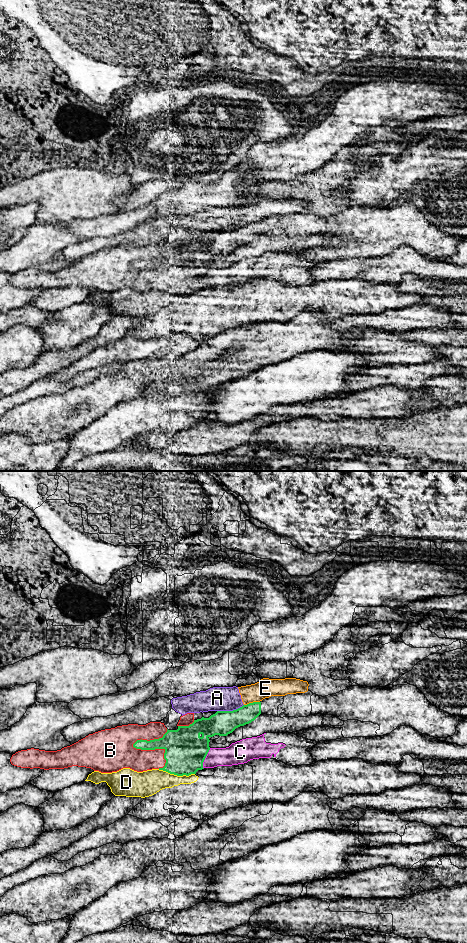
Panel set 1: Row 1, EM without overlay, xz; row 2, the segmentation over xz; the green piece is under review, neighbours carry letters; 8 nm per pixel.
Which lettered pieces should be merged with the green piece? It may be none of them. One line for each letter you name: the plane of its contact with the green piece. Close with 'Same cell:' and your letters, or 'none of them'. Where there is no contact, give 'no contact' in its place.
Same cell: none of them

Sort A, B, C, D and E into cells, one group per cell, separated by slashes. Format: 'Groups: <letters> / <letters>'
Groups: A E / B / C / D

